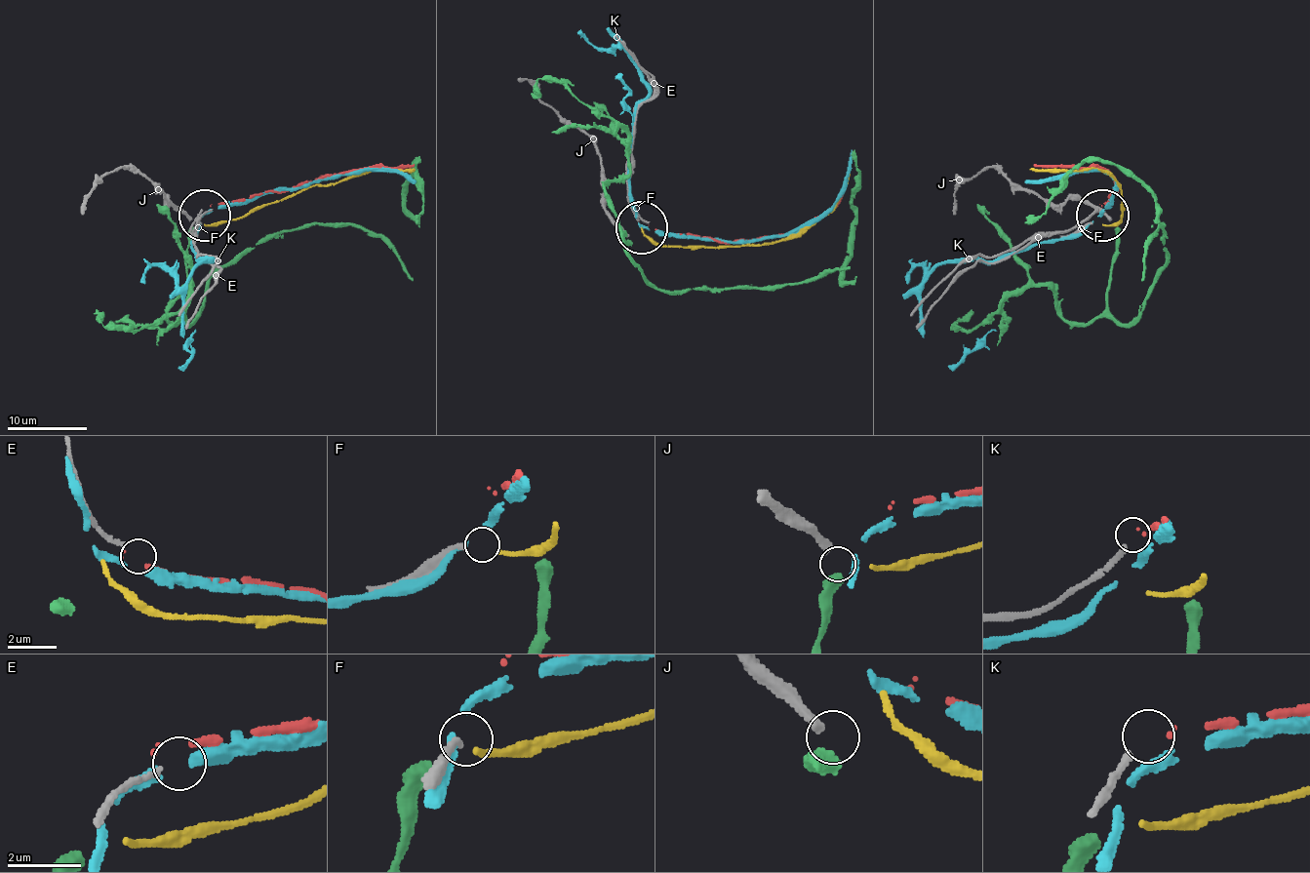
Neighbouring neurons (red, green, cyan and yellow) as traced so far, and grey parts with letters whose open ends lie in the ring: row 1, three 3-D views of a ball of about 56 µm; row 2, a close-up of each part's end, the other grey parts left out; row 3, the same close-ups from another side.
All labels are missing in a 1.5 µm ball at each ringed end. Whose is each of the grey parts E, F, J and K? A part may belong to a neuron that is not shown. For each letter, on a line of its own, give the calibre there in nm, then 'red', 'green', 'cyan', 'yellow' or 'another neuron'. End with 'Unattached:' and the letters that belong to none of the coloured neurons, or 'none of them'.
E: calibre 130 nm; another neuron
F: calibre 170 nm; yellow
J: calibre 280 nm; green
K: calibre 190 nm; red
Unattached: E

